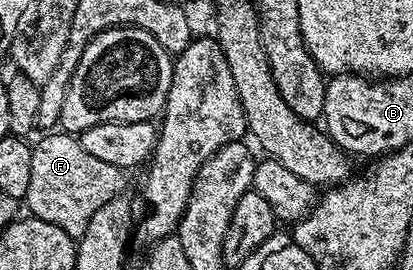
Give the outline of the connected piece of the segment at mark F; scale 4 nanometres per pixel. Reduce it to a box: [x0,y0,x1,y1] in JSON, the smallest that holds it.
[24,134,122,237]

